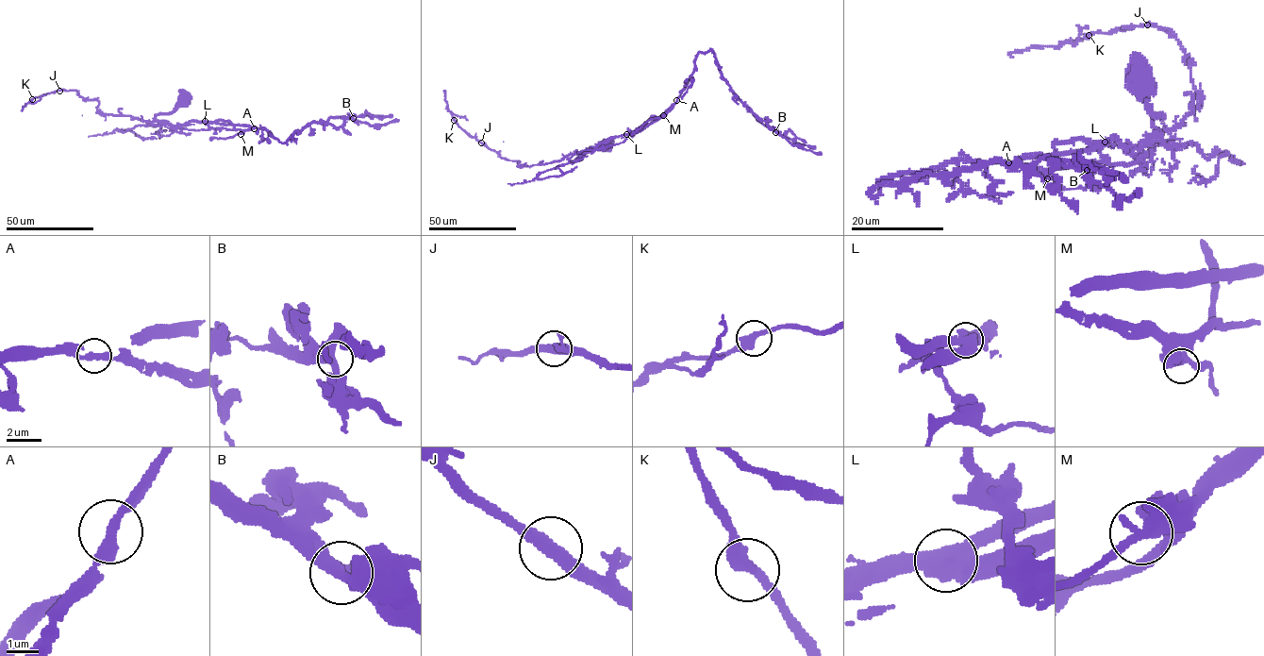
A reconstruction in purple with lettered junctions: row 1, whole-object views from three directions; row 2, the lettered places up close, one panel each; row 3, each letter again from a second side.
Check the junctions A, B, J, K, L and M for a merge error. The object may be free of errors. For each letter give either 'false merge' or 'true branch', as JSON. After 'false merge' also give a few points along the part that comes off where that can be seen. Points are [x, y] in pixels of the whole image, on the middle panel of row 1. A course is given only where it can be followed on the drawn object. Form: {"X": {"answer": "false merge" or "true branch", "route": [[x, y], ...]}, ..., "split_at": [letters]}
{"A": {"answer": "true branch"}, "B": {"answer": "true branch"}, "J": {"answer": "true branch"}, "K": {"answer": "true branch"}, "L": {"answer": "false merge", "route": [[626, 134], [586, 148], [504, 142]]}, "M": {"answer": "true branch"}, "split_at": ["L"]}

